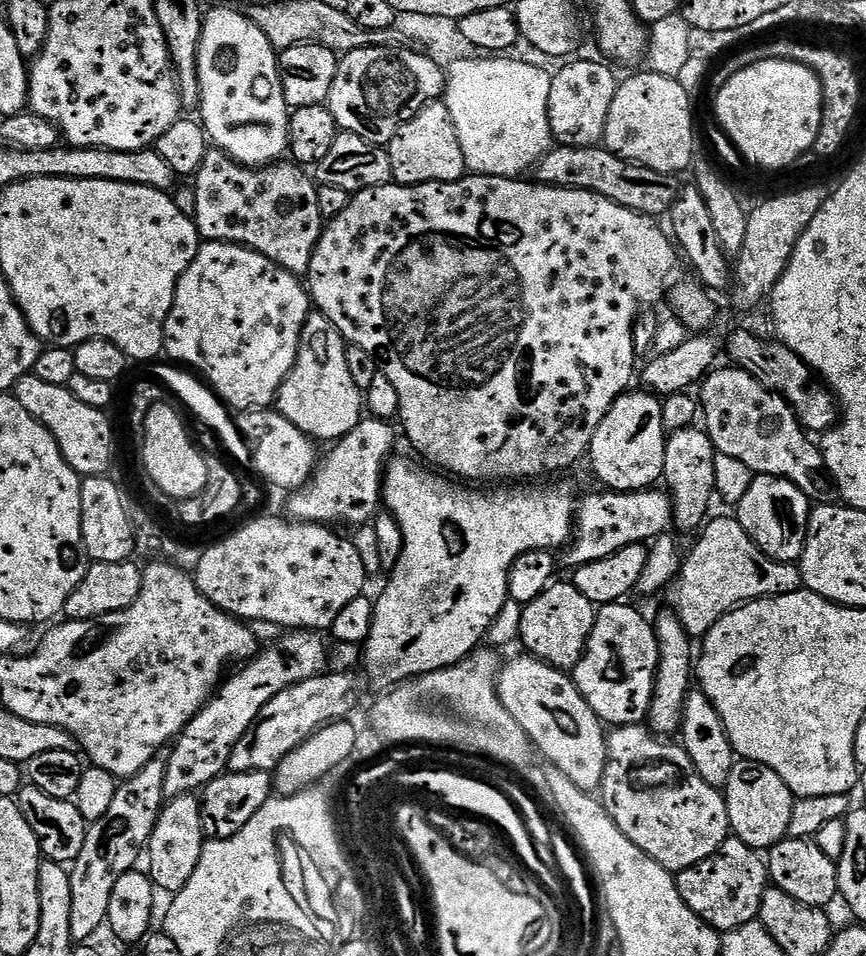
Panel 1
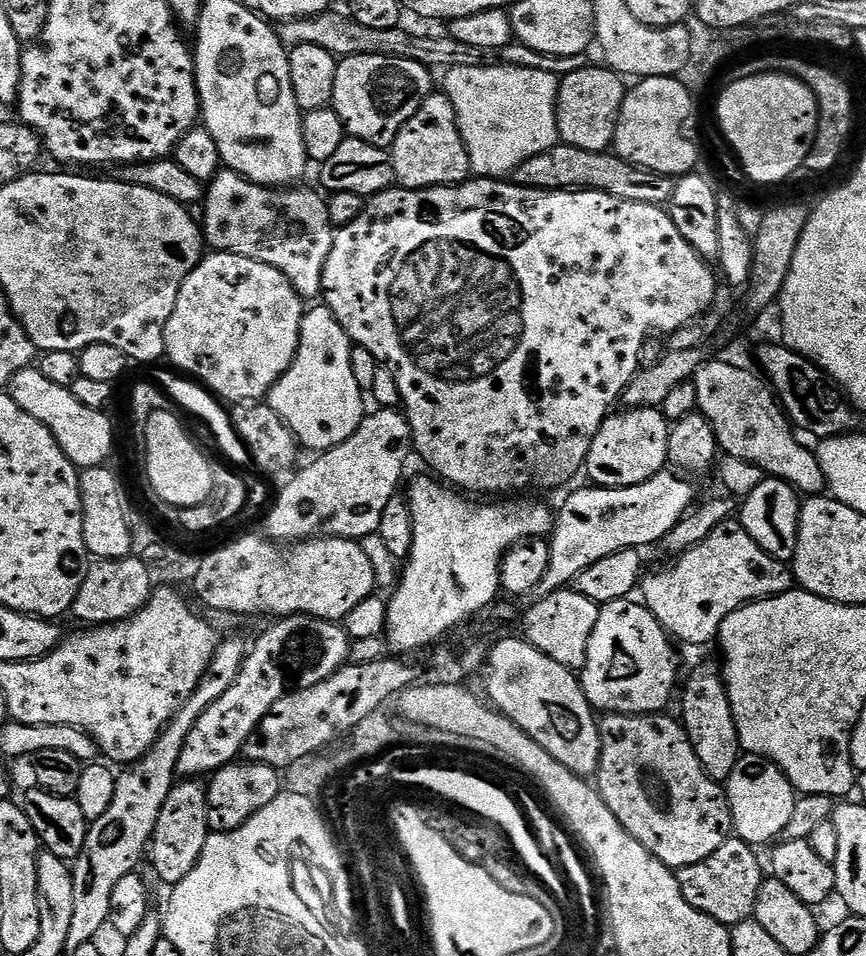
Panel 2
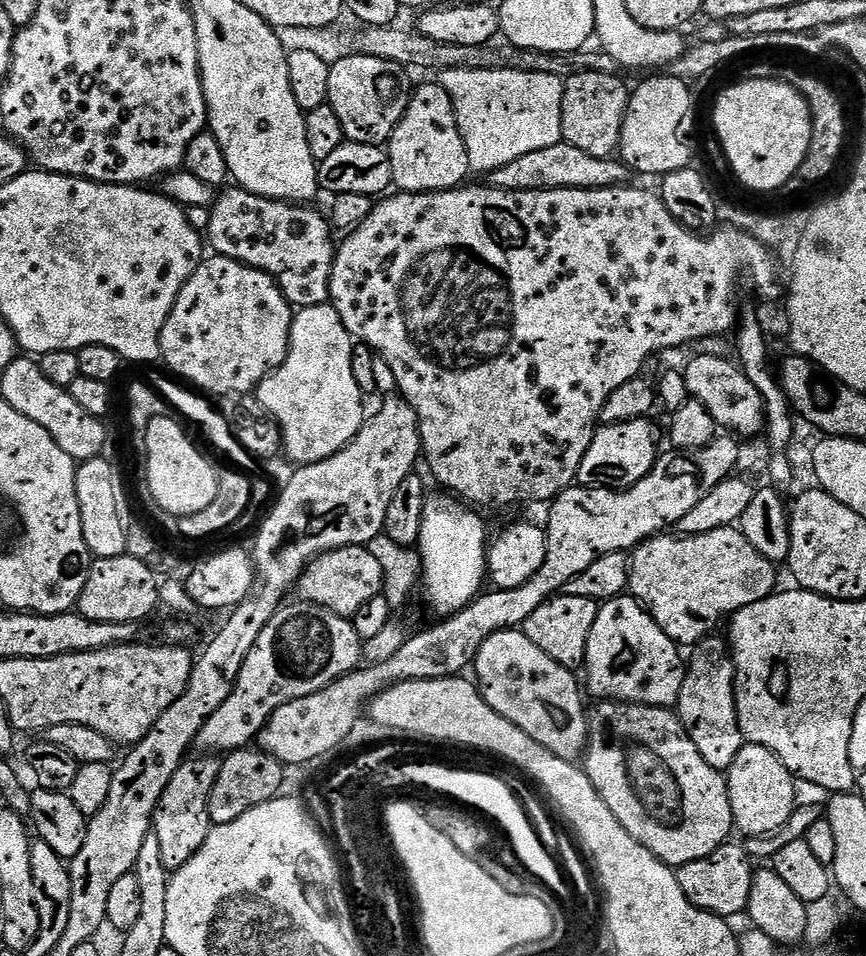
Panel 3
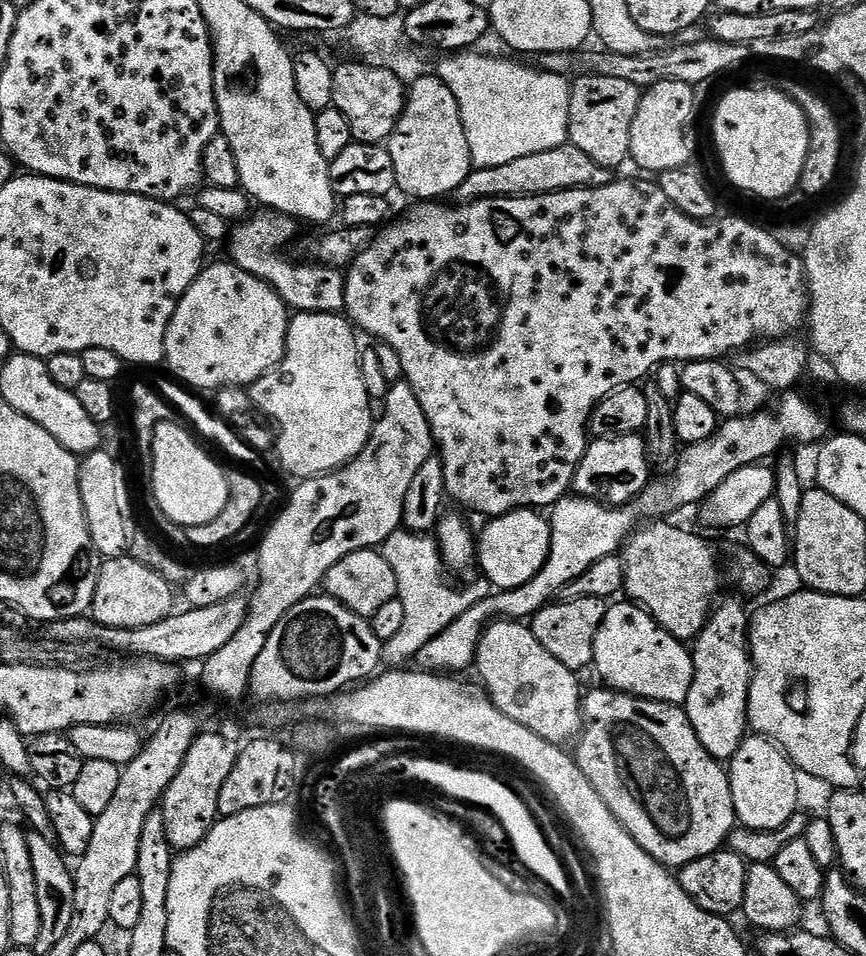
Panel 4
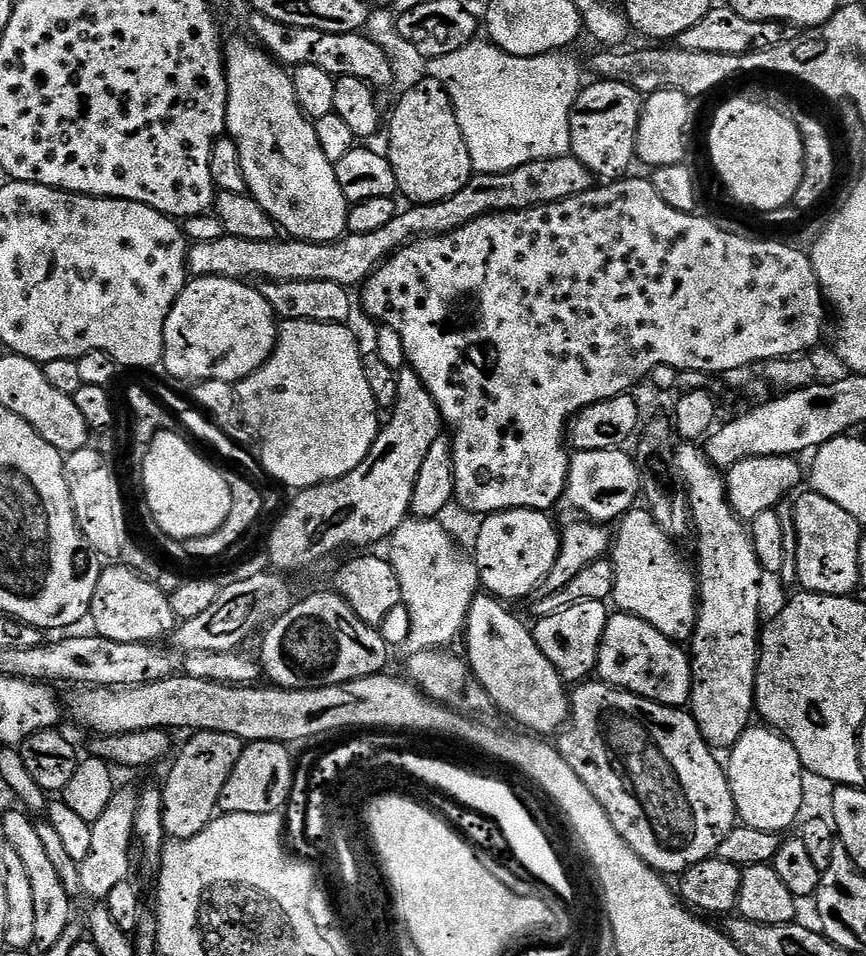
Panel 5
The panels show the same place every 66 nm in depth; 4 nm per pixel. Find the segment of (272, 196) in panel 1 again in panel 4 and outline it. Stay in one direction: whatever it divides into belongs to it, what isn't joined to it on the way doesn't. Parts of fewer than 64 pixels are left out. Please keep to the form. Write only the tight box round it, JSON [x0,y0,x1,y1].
[226,211,344,313]

